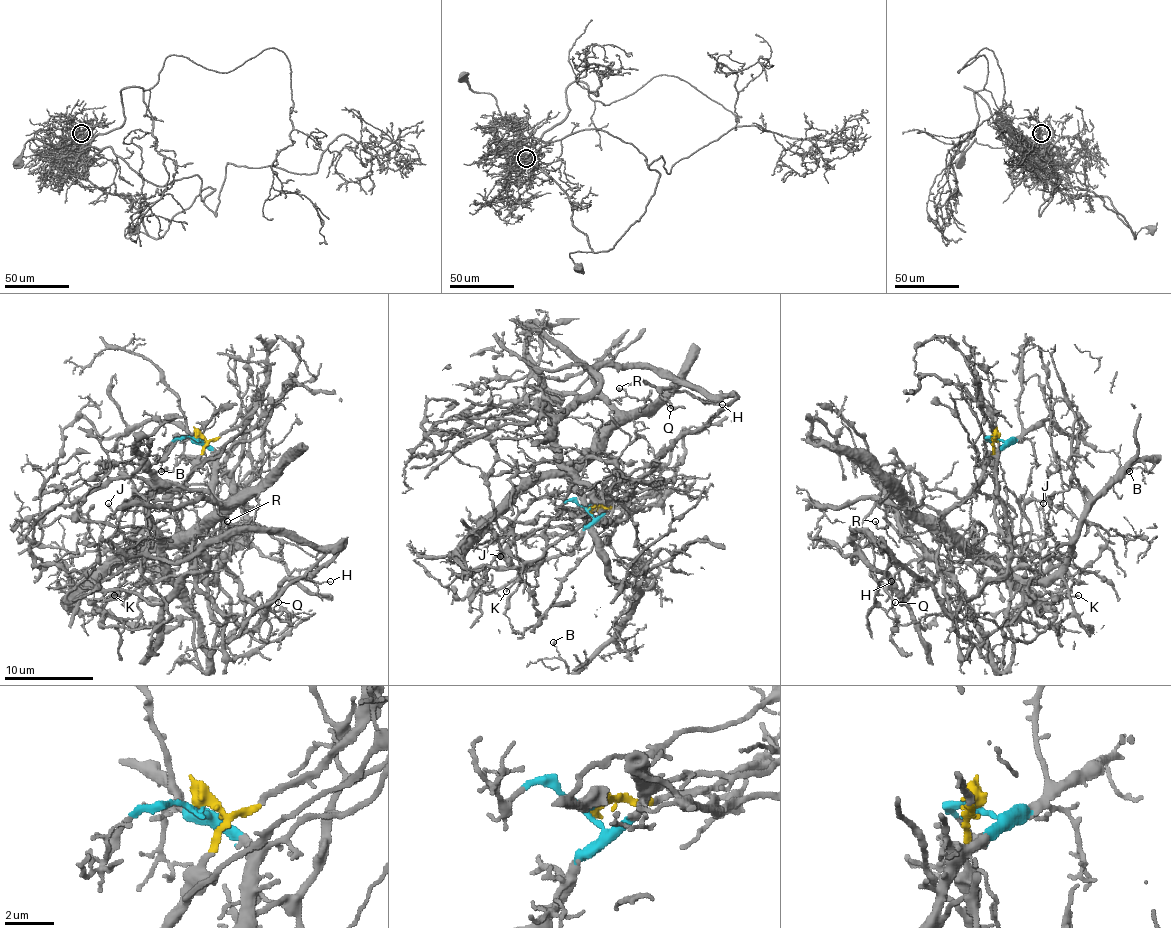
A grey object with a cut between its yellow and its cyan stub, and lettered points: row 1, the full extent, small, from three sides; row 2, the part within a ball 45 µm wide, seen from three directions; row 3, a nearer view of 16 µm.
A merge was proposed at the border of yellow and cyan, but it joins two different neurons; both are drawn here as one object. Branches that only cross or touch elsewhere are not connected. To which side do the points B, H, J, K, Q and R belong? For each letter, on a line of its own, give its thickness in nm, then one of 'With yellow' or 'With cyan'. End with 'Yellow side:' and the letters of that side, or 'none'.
B: Thickness 120 nm. With cyan
H: Thickness 110 nm. With yellow
J: Thickness 130 nm. With yellow
K: Thickness 130 nm. With yellow
Q: Thickness 90 nm. With yellow
R: Thickness 110 nm. With cyan
Yellow side: H, J, K, Q

